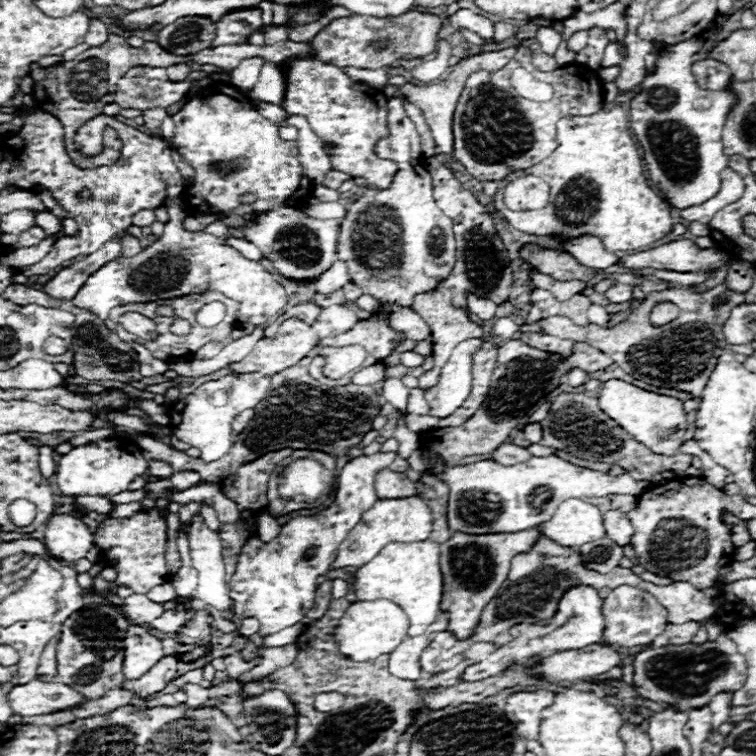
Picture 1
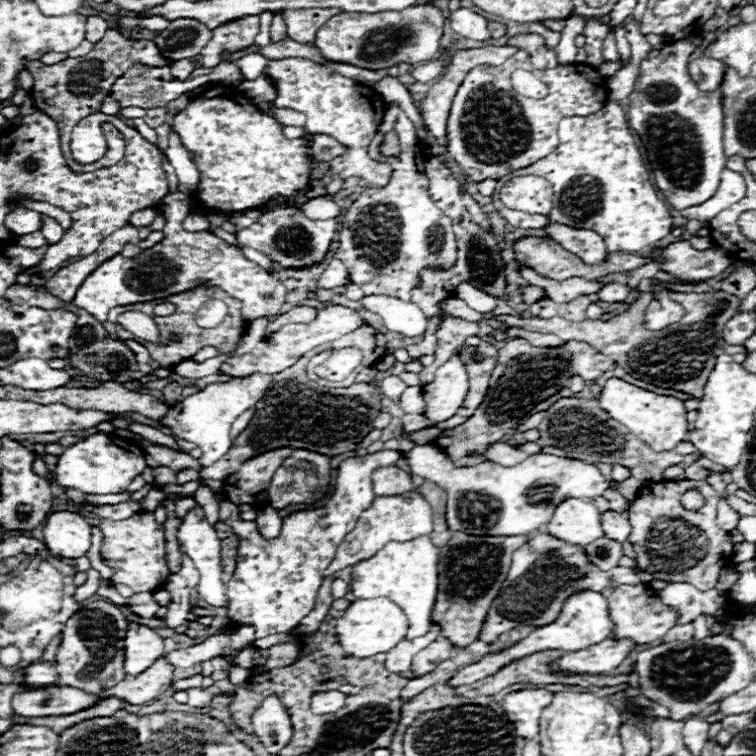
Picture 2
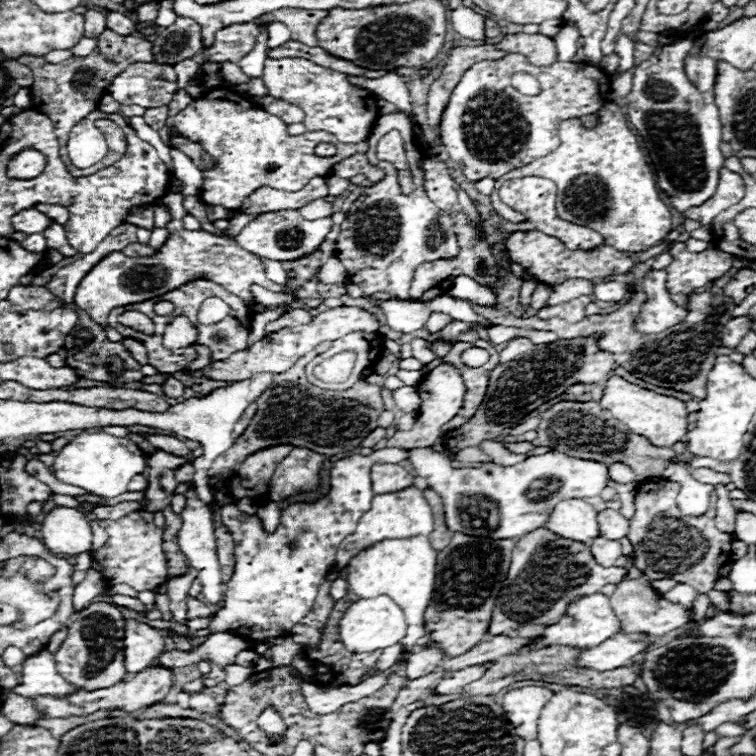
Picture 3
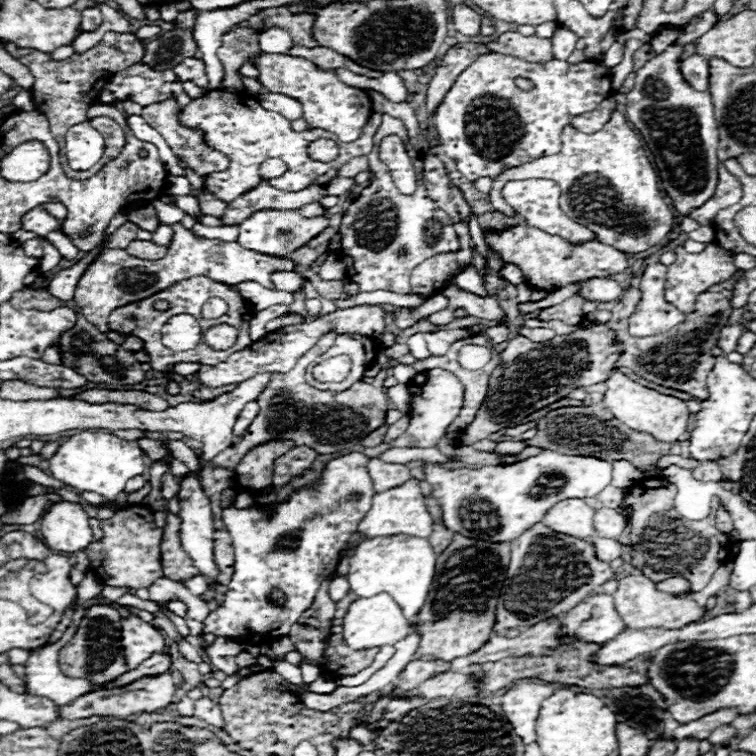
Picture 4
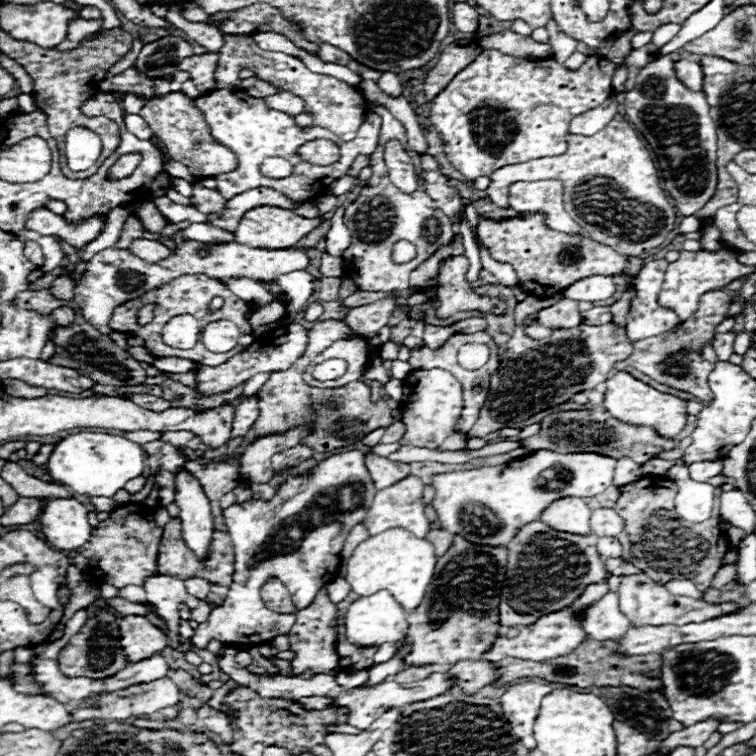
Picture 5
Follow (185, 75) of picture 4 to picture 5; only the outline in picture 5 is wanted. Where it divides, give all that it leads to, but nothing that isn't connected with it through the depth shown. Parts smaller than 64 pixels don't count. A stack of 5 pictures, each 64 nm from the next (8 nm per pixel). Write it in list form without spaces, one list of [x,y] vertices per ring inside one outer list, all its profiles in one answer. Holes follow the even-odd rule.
[[[192,54],[188,58],[184,58],[184,62],[180,62],[180,70],[188,70],[192,82],[196,84],[196,88],[206,94],[210,90],[214,90],[214,70],[218,64],[218,54]]]

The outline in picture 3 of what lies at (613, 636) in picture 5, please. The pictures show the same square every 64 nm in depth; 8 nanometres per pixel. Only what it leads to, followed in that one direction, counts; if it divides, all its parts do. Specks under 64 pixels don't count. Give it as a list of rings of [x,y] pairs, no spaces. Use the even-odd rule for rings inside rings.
[[[590,594],[580,600],[576,600],[564,614],[564,618],[558,624],[552,624],[544,630],[544,638],[540,640],[540,646],[578,646],[578,648],[592,648],[608,640],[610,636],[620,632],[620,620],[616,618],[610,598],[604,594]]]

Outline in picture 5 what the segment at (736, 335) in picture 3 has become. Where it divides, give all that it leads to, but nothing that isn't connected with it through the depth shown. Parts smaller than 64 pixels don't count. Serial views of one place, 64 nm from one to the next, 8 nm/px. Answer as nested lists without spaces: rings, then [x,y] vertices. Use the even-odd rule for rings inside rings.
[[[726,332],[726,334],[718,334],[714,340],[712,340],[712,348],[718,356],[718,360],[728,360],[732,356],[732,346],[734,346],[734,336],[732,332]]]

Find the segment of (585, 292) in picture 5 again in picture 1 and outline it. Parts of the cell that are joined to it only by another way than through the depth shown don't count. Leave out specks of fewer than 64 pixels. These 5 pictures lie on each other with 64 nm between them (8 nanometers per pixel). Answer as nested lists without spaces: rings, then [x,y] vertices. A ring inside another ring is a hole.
[[[614,284],[606,294],[604,294],[604,298],[608,300],[608,302],[628,302],[628,300],[632,300],[632,286],[628,286],[628,284]]]

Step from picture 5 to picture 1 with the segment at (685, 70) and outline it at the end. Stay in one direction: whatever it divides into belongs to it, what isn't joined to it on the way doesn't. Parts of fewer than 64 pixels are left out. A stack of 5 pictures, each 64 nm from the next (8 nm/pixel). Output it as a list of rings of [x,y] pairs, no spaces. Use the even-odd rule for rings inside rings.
[[[712,58],[698,60],[692,64],[692,74],[696,76],[696,82],[704,90],[726,90],[732,72],[724,62],[716,62]]]

